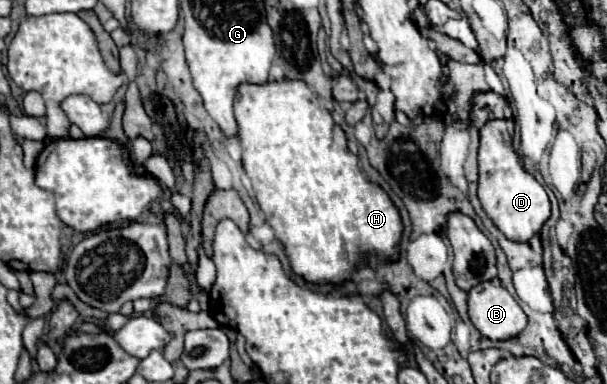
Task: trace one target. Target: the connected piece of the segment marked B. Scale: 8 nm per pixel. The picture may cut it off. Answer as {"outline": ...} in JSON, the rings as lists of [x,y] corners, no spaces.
{"outline":[[[481,282],[469,292],[469,318],[489,340],[511,340],[527,326],[527,316],[499,282]]]}

